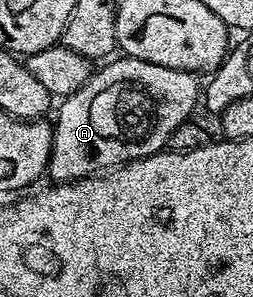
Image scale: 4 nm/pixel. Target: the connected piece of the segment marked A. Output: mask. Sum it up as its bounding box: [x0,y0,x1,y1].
[48,56,200,183]

